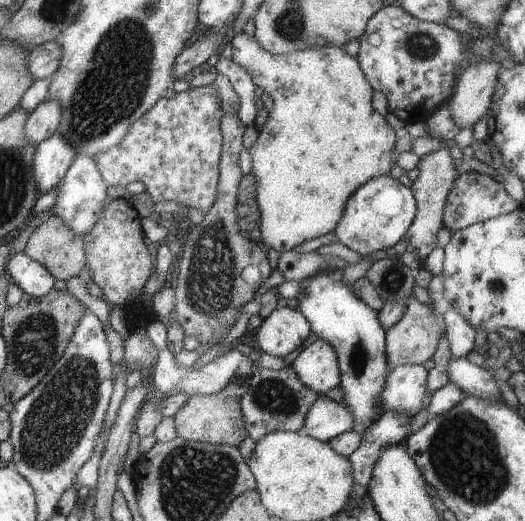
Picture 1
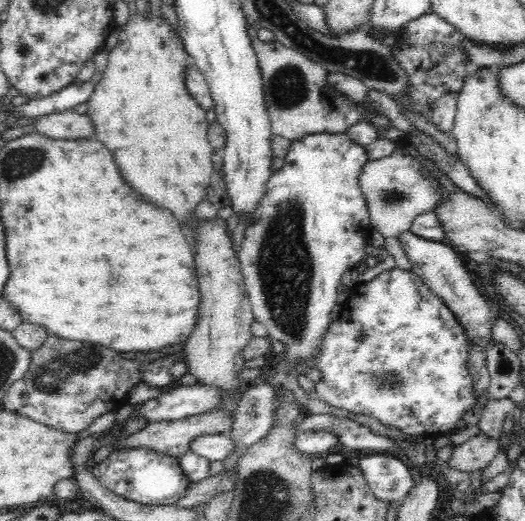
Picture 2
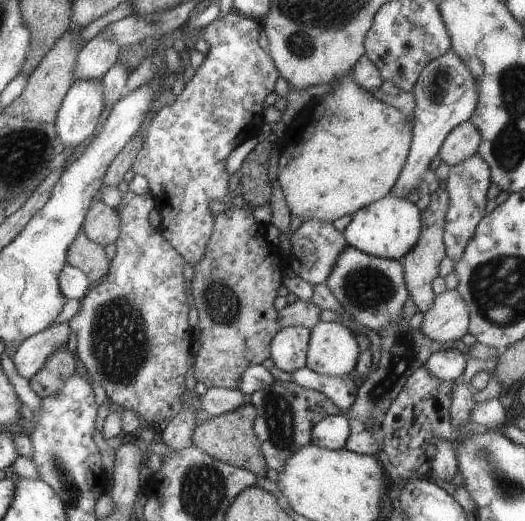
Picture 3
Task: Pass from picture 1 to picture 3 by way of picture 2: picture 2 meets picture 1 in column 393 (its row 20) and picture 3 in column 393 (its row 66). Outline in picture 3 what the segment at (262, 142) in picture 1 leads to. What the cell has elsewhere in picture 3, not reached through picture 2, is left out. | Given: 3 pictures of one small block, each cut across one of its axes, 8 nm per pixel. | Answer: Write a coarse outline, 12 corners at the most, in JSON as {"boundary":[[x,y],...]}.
{"boundary":[[350,74],[281,139],[290,216],[383,198],[410,117]]}

